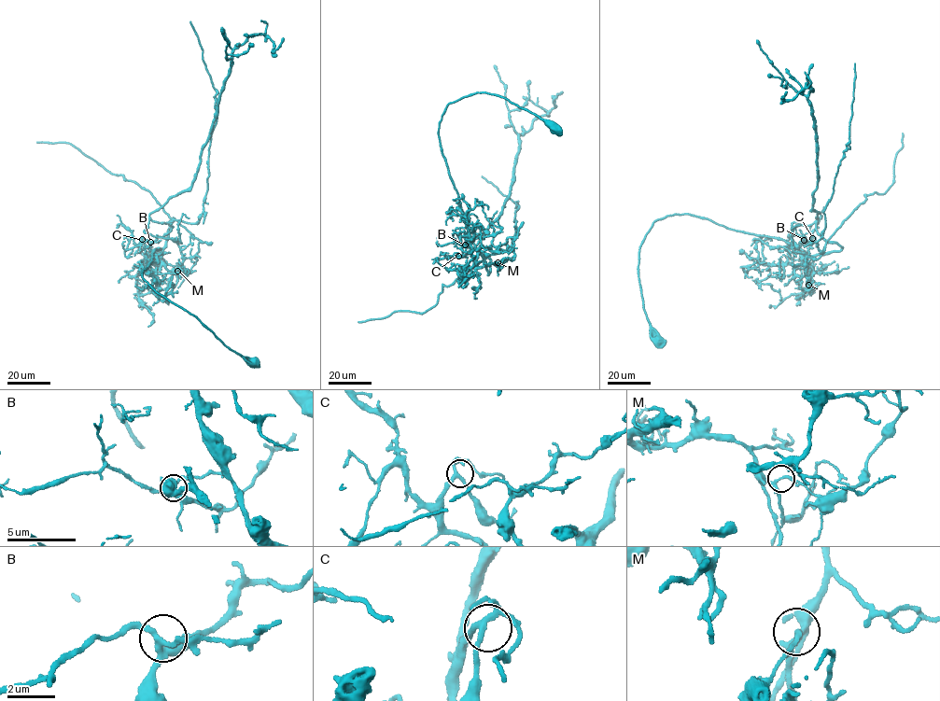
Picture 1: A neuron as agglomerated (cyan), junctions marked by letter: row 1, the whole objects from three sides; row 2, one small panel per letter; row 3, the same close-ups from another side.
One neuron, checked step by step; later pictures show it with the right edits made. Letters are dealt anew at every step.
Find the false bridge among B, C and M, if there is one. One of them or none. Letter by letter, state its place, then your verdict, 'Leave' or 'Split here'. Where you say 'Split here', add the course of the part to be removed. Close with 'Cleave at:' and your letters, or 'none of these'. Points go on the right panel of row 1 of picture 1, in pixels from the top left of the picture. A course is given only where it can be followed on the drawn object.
B: Place: (804, 240). Leave
C: Place: (812, 238). Leave
M: Place: (808, 285). Split here. Course of the part to remove: (808, 285), (805, 259), (819, 258), (825, 243), (825, 250), (817, 242), (824, 208), (849, 141), (855, 63)
Cleave at: M

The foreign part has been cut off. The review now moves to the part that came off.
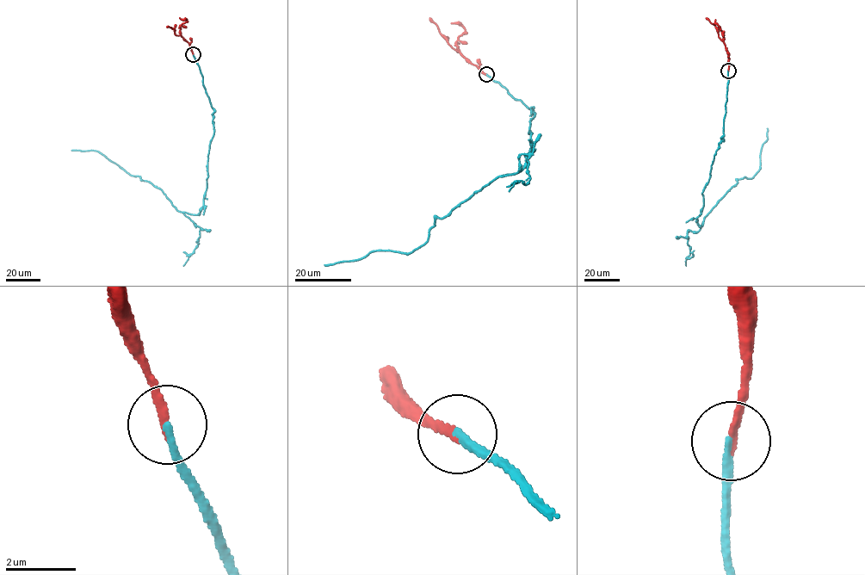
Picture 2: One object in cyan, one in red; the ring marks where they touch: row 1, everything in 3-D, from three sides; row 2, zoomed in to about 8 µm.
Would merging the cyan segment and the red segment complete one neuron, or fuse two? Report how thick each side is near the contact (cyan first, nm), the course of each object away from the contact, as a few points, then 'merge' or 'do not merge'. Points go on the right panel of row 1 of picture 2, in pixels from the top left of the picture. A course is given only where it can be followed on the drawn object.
190 nm thick on the cyan side, 220 nm on the other; cyan runs (728, 71), (723, 134), (702, 193), (698, 225), (737, 180), (751, 178), (759, 170), (767, 128); red runs (728, 71), (723, 33), (715, 19); merge

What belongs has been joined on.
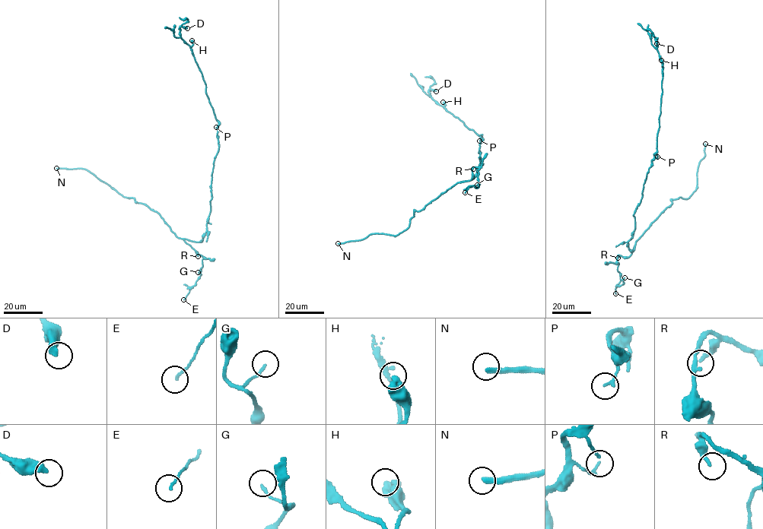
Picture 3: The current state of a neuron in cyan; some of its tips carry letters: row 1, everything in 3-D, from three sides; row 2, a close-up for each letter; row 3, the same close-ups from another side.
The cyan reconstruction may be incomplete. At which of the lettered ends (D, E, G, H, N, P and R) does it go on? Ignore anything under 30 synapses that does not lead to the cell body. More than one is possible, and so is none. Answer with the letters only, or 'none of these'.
N

